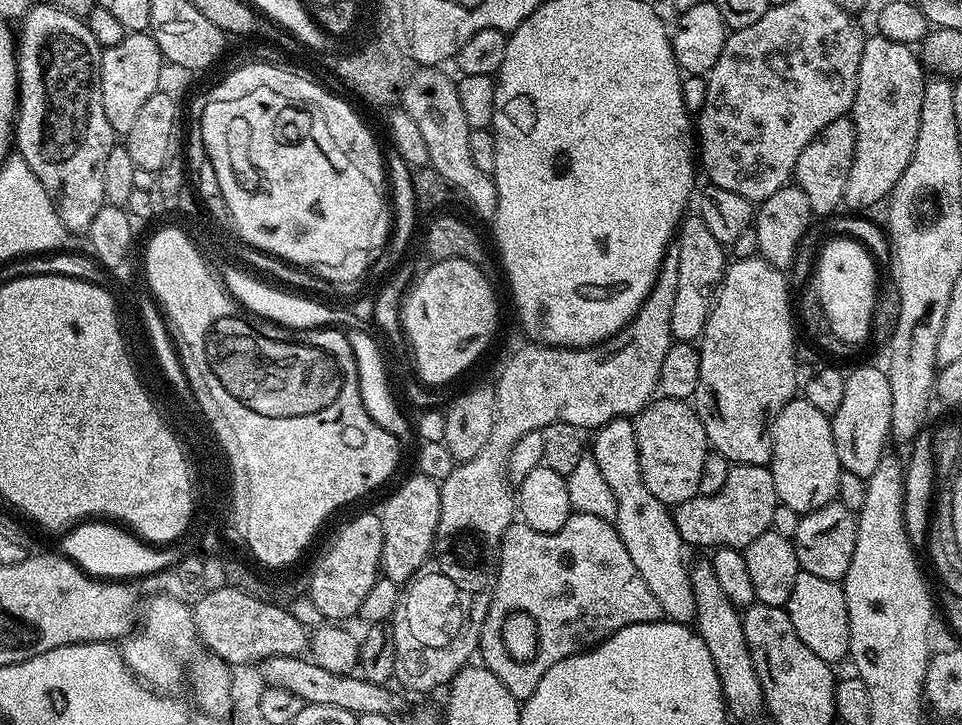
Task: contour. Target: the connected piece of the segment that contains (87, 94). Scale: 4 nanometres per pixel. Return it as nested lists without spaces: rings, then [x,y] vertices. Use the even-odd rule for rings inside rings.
[[[52,2],[33,3],[19,24],[16,49],[18,107],[14,121],[14,148],[26,166],[30,166],[38,182],[42,182],[65,229],[69,233],[84,234],[90,222],[94,222],[94,214],[98,214],[98,210],[105,206],[102,174],[112,145],[118,140],[110,122],[106,122],[106,110],[102,110],[98,75],[102,49],[81,17],[72,15],[64,8],[57,8]]]

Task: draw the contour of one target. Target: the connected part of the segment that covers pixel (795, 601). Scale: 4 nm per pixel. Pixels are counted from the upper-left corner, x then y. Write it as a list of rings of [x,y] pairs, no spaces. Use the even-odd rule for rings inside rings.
[[[800,571],[798,578],[794,578],[794,590],[790,590],[786,611],[790,622],[794,622],[798,638],[802,638],[818,658],[835,665],[836,660],[848,656],[848,607],[844,589],[837,581]]]

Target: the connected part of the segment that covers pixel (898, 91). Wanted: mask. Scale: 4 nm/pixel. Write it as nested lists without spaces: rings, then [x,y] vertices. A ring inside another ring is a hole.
[[[879,34],[865,39],[862,62],[858,62],[858,90],[850,113],[856,128],[856,150],[846,180],[845,209],[872,208],[891,194],[900,179],[905,179],[918,142],[925,83],[926,69],[909,45]]]

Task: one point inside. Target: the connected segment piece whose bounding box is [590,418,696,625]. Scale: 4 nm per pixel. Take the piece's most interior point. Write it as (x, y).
(644, 523)

